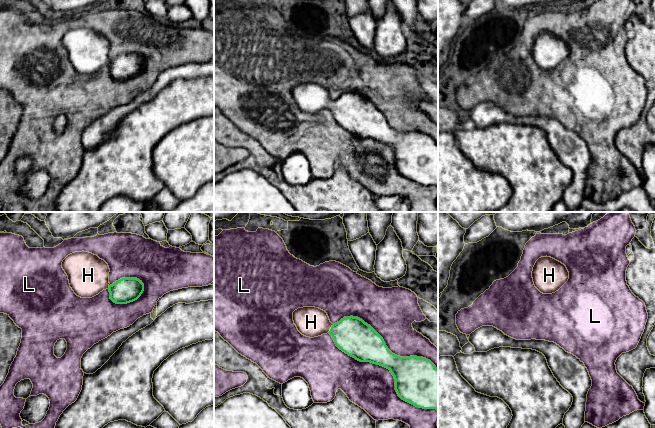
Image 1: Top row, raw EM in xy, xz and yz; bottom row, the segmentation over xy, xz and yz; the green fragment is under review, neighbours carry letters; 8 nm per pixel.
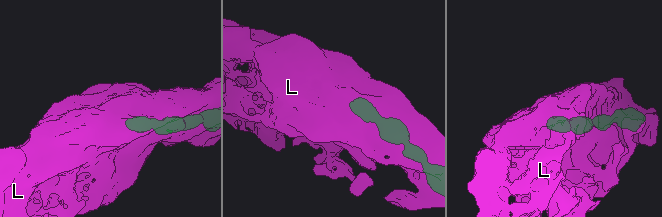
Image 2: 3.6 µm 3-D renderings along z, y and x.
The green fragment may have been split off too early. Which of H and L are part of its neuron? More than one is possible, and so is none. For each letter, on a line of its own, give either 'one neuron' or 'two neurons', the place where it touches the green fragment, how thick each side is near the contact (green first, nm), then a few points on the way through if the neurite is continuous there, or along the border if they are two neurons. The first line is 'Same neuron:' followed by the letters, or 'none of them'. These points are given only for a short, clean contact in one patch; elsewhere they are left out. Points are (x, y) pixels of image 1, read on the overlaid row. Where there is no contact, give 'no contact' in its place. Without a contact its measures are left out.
Same neuron: H
H: one neuron; contact xz (331, 328); calibres 300 and 240 nm; way xz (352, 335), (331, 328), (311, 322)
L: two neurons; contact xz (389, 369); calibres 360 and 360 nm

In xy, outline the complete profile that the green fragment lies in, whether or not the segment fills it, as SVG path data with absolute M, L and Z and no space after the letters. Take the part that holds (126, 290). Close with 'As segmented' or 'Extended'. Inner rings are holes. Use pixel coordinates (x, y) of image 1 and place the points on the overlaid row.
M82 251L68 255L62 262L62 268L68 276L70 287L81 298L92 298L108 289L110 299L114 303L127 304L137 300L144 291L144 284L137 278L122 278L111 285L108 264L97 255L89 252Z. Extended

